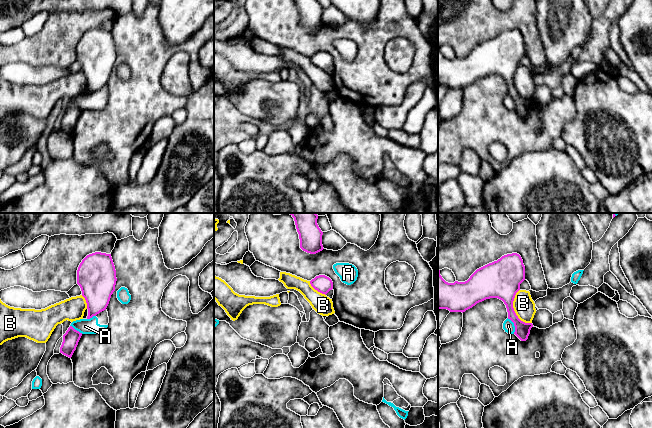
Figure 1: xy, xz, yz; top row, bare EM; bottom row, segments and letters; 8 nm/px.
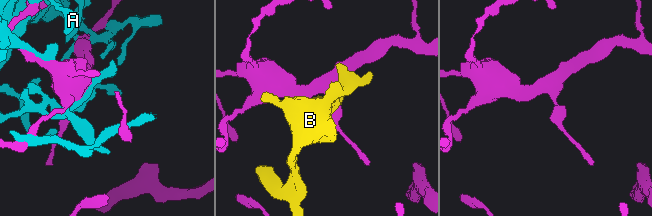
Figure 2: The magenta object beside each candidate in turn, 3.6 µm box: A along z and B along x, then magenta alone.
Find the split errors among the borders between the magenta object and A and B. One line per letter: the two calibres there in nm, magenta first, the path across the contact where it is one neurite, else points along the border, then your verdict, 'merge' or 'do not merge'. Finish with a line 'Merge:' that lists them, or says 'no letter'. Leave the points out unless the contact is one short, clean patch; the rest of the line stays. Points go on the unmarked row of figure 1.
A: 130 nm thick on the magenta side, 90 nm on the other; do not merge
B: 280 nm thick on the magenta side, 170 nm on the other; border along yz (519, 65), (513, 77), (513, 86), (521, 96), (531, 99); do not merge
Merge: no letter

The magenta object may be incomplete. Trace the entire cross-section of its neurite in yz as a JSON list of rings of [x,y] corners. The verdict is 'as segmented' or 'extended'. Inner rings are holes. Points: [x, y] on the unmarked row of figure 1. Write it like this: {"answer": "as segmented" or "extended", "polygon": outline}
{"answer": "as segmented", "polygon": [[[517,29],[504,31],[477,45],[465,58],[448,59],[438,45],[438,85],[463,89],[479,78],[498,74],[506,81],[508,95],[515,102],[514,110],[526,117],[533,100],[521,97],[513,84],[515,71],[524,56],[525,42]]]}

